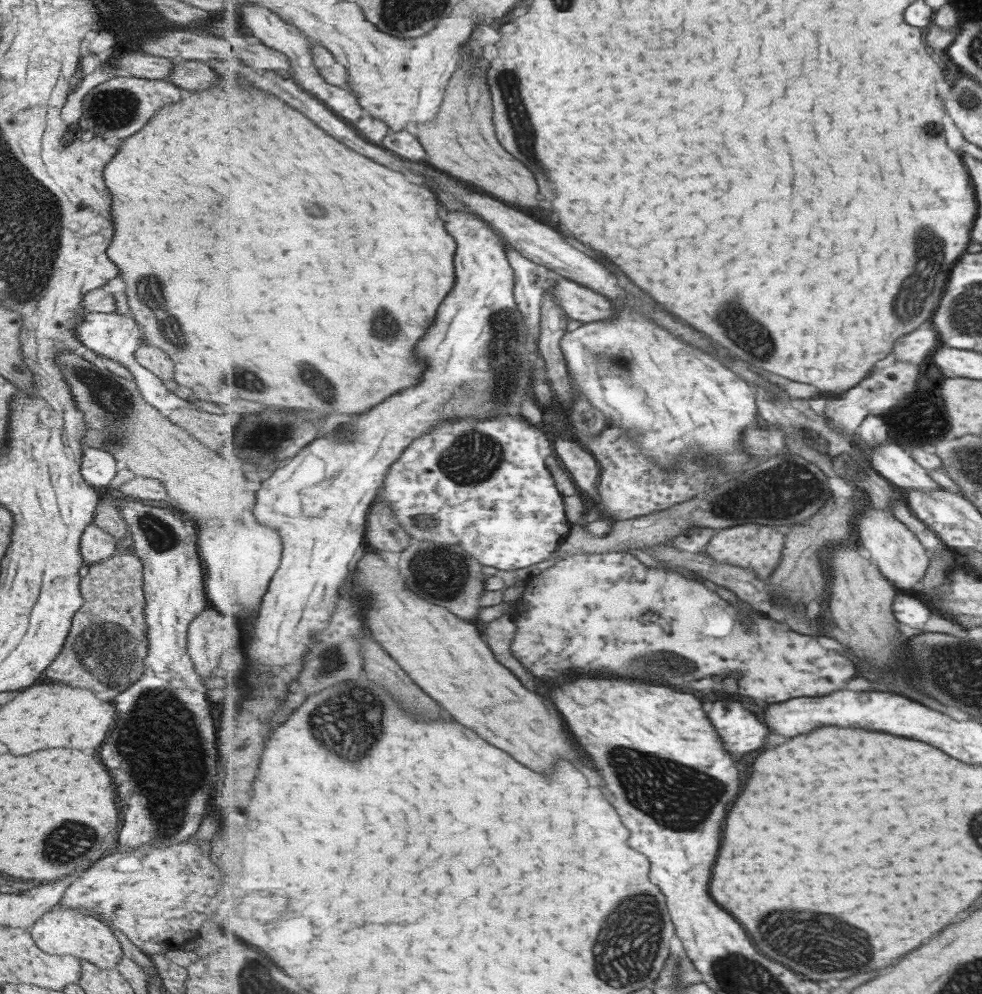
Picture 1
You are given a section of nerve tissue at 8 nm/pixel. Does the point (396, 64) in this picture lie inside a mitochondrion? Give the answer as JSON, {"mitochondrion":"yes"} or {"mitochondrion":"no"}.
{"mitochondrion":"no"}

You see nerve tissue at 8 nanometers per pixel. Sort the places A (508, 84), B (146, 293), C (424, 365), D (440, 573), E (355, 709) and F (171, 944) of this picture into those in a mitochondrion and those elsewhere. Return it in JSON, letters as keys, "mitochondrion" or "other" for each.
{"A":"mitochondrion","B":"mitochondrion","C":"other","D":"mitochondrion","E":"mitochondrion","F":"other"}

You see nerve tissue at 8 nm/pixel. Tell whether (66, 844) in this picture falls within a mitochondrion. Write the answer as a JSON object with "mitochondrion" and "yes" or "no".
{"mitochondrion":"yes"}

